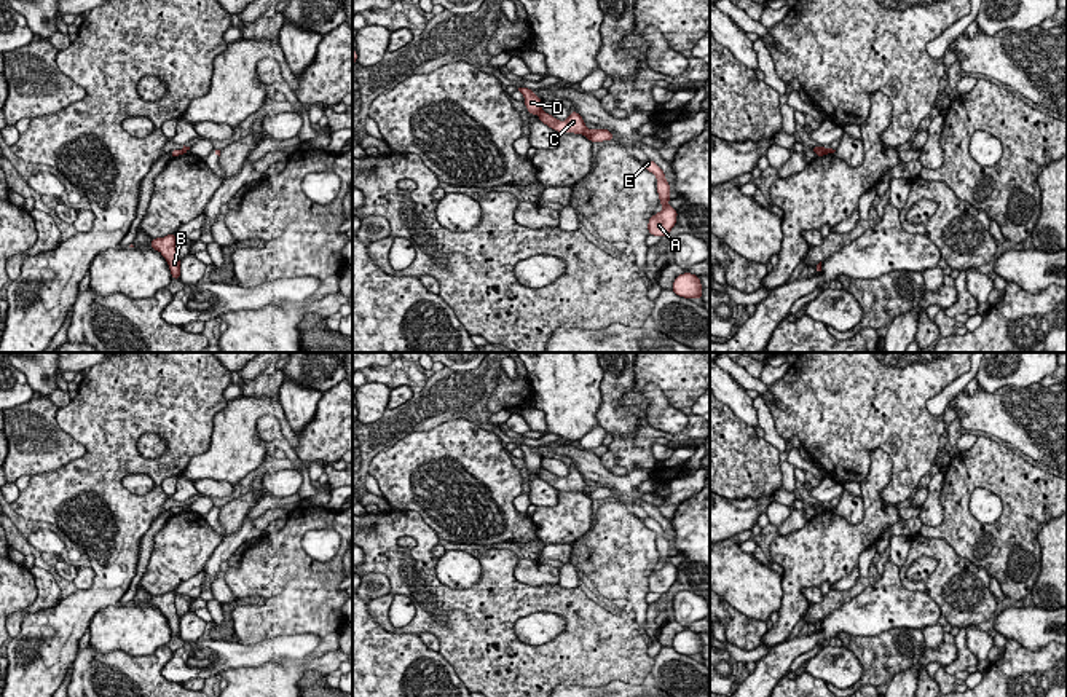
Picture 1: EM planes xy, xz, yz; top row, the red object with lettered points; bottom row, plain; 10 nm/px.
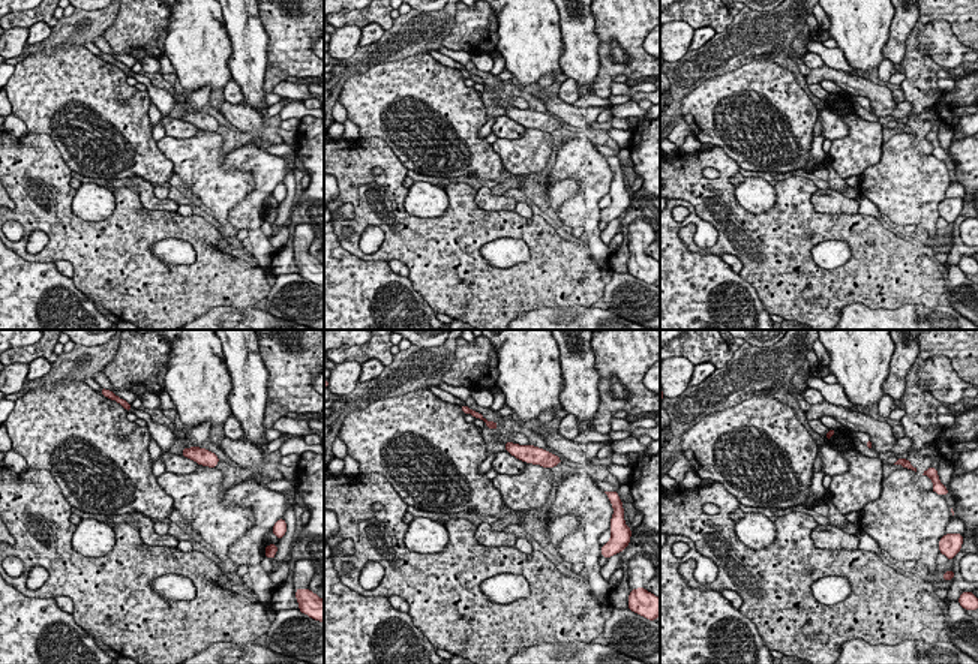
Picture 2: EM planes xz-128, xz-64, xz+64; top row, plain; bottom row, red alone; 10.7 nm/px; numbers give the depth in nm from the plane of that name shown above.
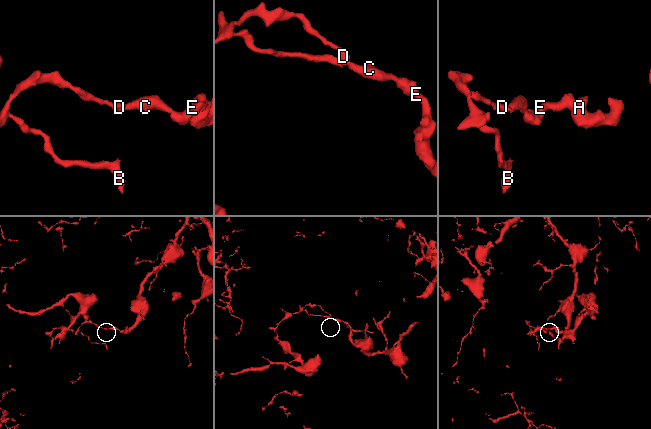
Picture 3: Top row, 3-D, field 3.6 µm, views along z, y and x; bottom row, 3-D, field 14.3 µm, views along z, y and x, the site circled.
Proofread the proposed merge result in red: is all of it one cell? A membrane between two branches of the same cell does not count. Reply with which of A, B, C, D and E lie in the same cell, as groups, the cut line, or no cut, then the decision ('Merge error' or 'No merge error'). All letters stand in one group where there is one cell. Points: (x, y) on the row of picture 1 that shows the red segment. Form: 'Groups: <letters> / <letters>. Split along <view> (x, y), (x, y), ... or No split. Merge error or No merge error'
Groups: A C E / B D. Split along xz (541, 110), (538, 114). Merge error

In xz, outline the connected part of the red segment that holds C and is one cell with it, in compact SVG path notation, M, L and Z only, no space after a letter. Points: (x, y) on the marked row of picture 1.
M541 112L539 121L547 124L549 128L555 129L557 132L574 132L584 134L590 142L603 142L603 140L614 140L614 136L609 129L589 129L577 112L571 112L565 121L558 121L552 115Z

